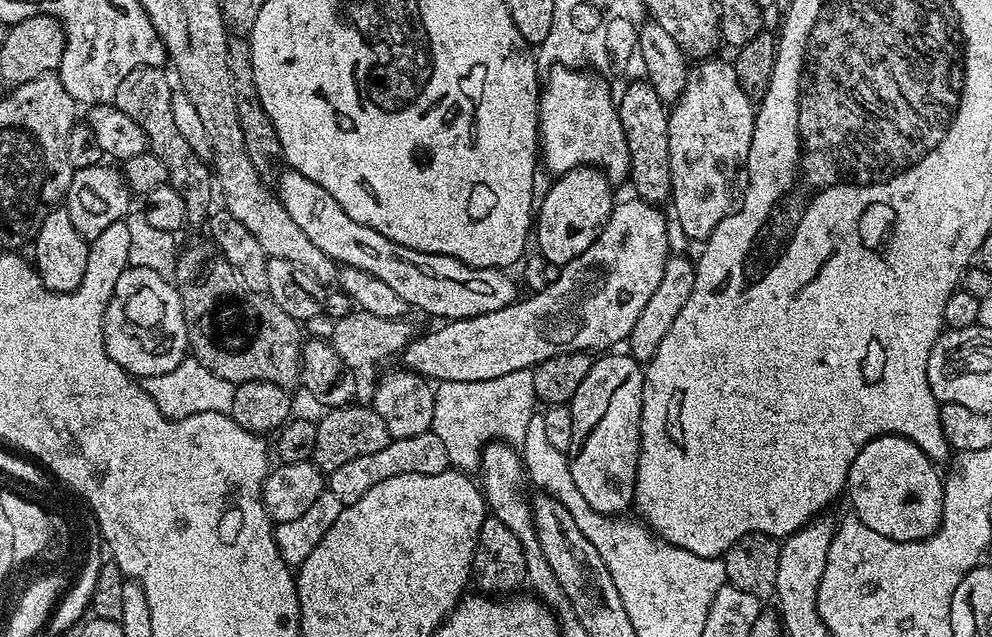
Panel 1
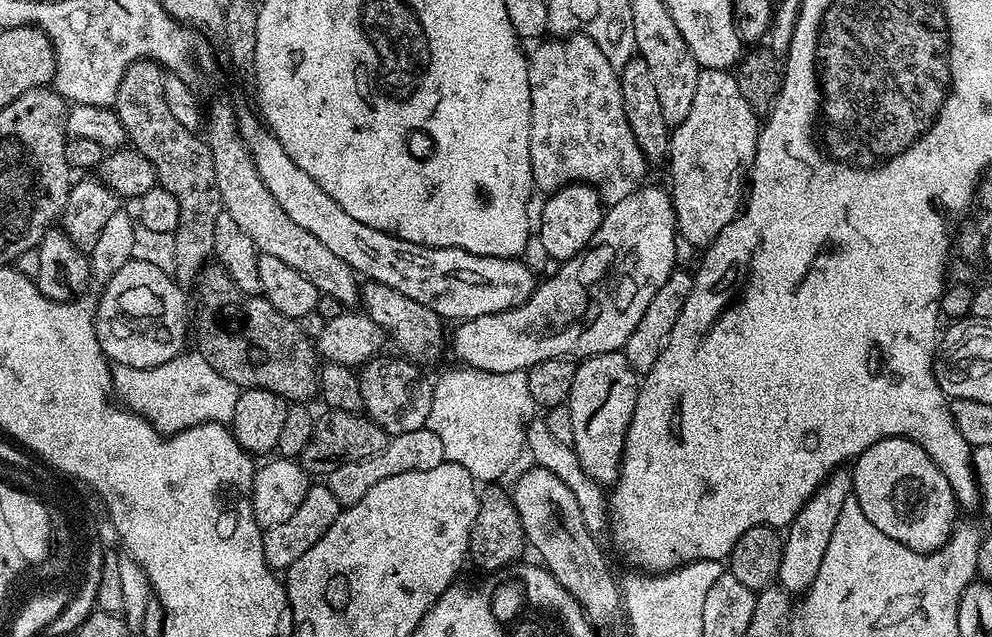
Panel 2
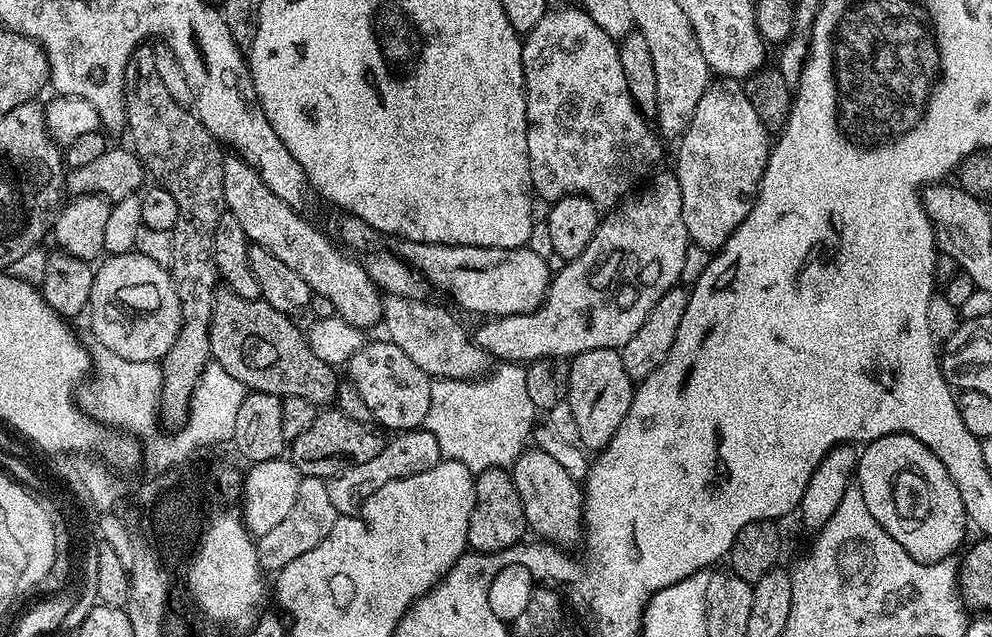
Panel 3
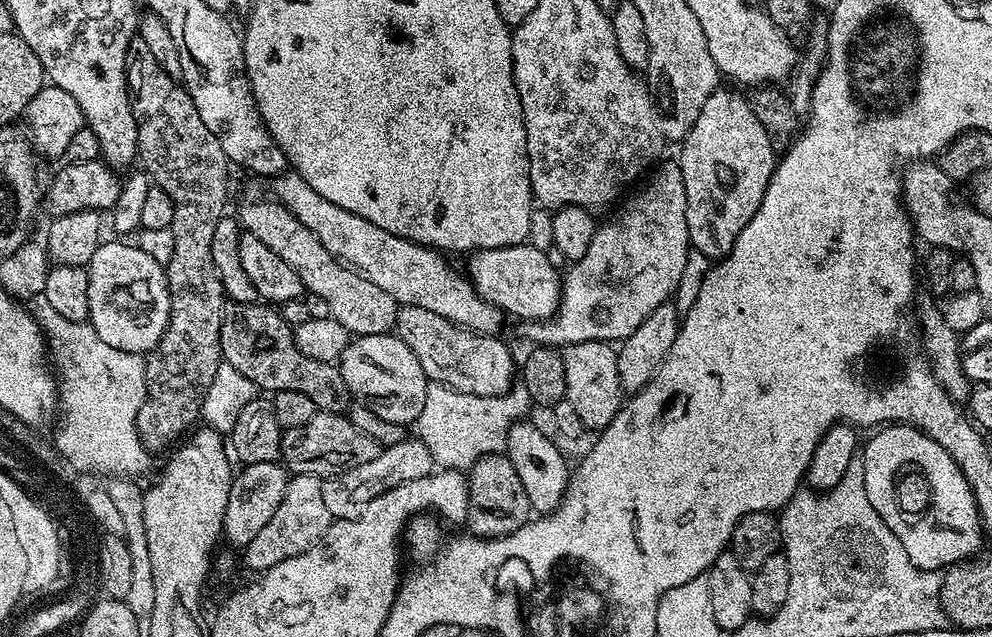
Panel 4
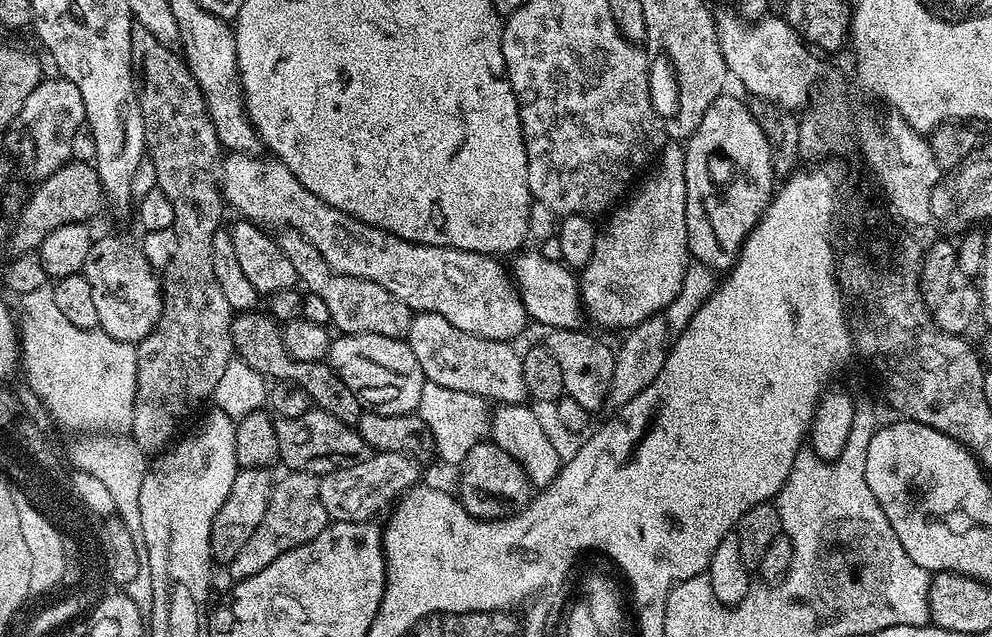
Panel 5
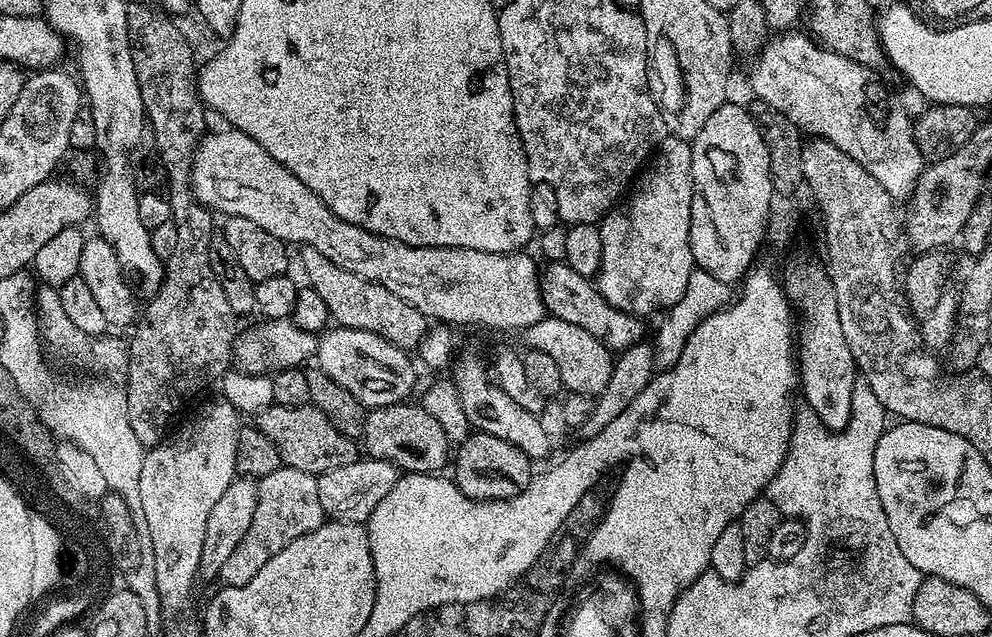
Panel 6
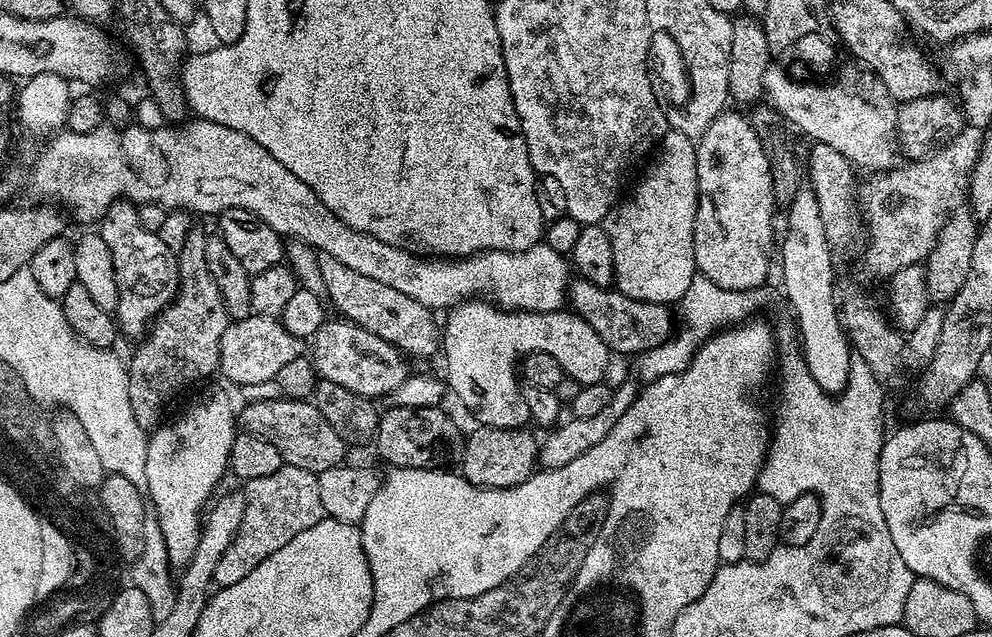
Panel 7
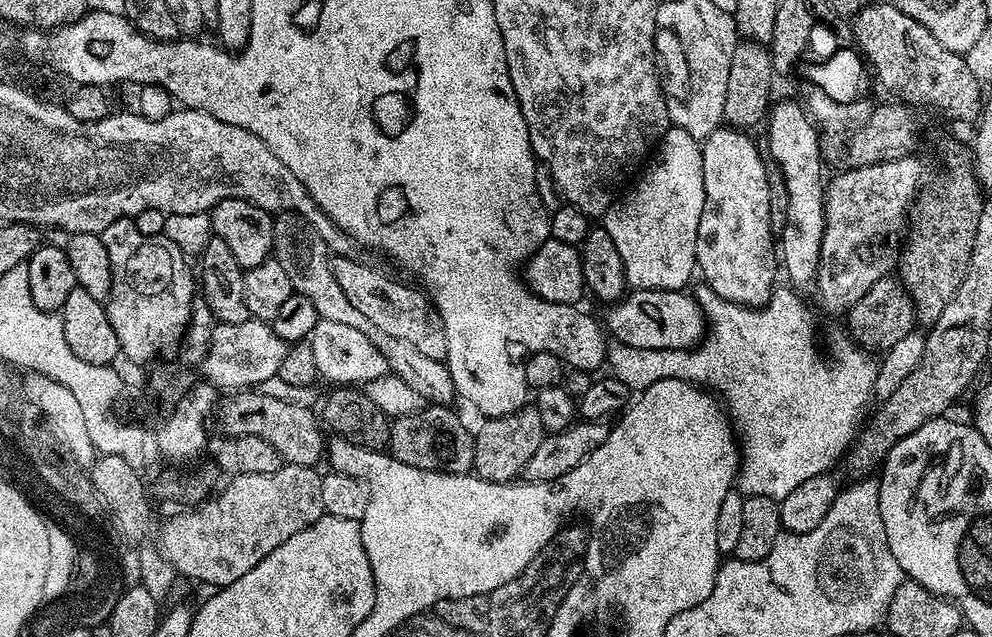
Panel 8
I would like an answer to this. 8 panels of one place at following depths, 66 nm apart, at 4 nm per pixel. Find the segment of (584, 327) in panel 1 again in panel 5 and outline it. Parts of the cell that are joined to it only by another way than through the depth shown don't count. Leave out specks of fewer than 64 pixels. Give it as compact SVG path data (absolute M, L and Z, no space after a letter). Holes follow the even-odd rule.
M676 142L665 143L658 153L658 163L651 169L651 172L652 177L641 186L640 193L633 200L625 199L603 221L603 223L605 222L604 228L602 224L596 233L594 254L590 254L590 262L586 262L586 266L578 276L580 303L584 306L587 319L601 324L604 328L627 330L638 326L646 318L661 315L670 306L670 302L674 302L674 298L678 298L678 290L682 290L682 278L686 278L690 253L688 251L688 231L686 230L684 148Z

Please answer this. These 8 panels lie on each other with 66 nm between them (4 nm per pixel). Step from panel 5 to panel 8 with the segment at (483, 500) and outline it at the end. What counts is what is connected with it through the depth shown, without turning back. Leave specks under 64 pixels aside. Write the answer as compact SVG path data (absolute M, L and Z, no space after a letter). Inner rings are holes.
M535 406L519 408L514 414L505 416L489 416L484 425L474 432L474 454L471 471L482 480L507 484L515 481L523 473L526 462L534 455L534 450L542 446L545 430L542 416Z

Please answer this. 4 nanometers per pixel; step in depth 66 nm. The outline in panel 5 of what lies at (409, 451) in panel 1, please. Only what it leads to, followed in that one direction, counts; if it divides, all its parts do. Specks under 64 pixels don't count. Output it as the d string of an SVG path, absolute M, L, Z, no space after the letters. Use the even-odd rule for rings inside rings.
M377 452L370 454L366 462L351 464L345 468L334 468L319 477L322 506L326 506L329 521L371 521L375 512L400 499L410 488L417 487L420 468L416 460L406 453Z

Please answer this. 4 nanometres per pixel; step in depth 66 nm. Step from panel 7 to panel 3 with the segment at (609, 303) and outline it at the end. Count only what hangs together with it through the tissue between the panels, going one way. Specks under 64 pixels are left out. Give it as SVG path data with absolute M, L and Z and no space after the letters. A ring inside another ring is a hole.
M400 240L394 251L405 264L412 265L433 289L441 288L454 303L468 312L477 312L480 318L513 316L533 312L548 293L550 275L546 270L546 259L534 254L534 250L523 248L483 248L465 244L419 244L413 240Z

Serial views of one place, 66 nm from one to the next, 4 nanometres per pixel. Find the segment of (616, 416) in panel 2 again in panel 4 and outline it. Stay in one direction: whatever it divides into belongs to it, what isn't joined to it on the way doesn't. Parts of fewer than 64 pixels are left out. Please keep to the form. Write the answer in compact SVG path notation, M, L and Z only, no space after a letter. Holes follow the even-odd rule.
M602 340L578 342L563 349L566 366L566 398L574 406L578 418L582 418L585 429L599 430L604 428L618 414L620 405L626 399L626 393L618 378L616 348Z

